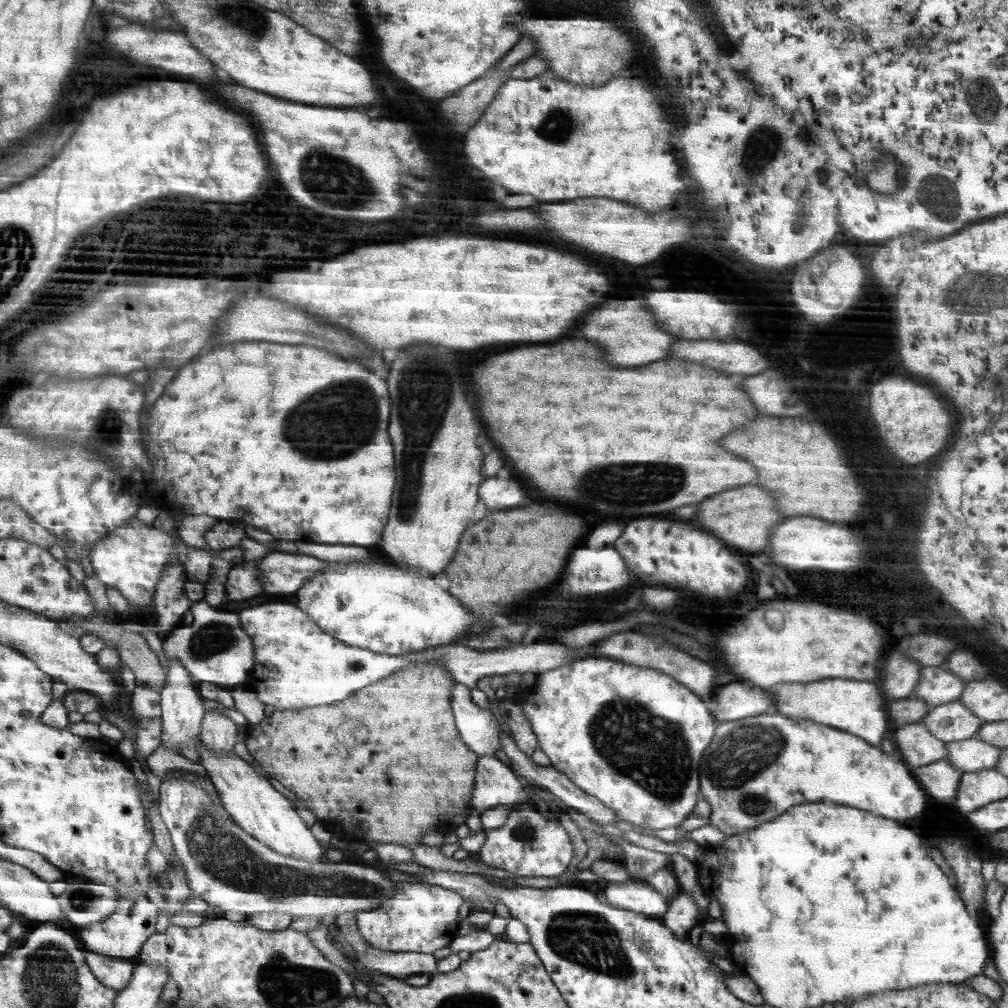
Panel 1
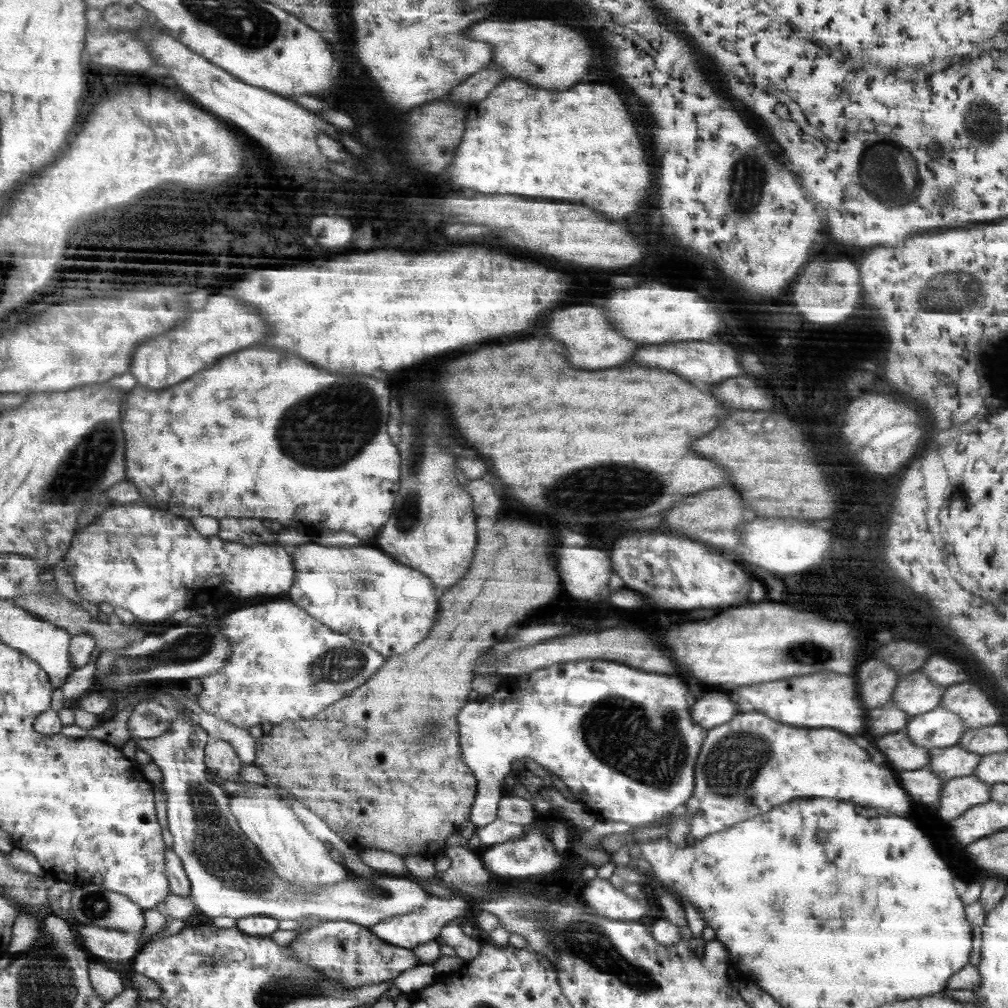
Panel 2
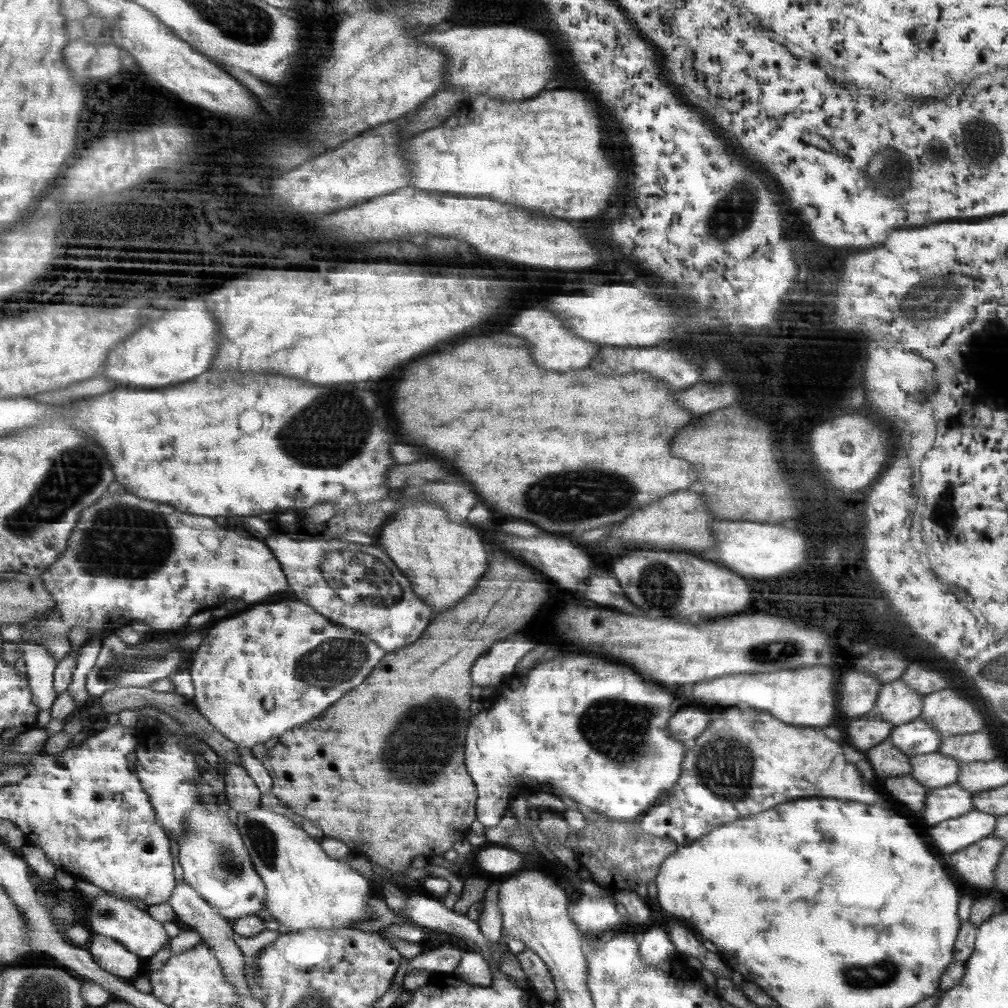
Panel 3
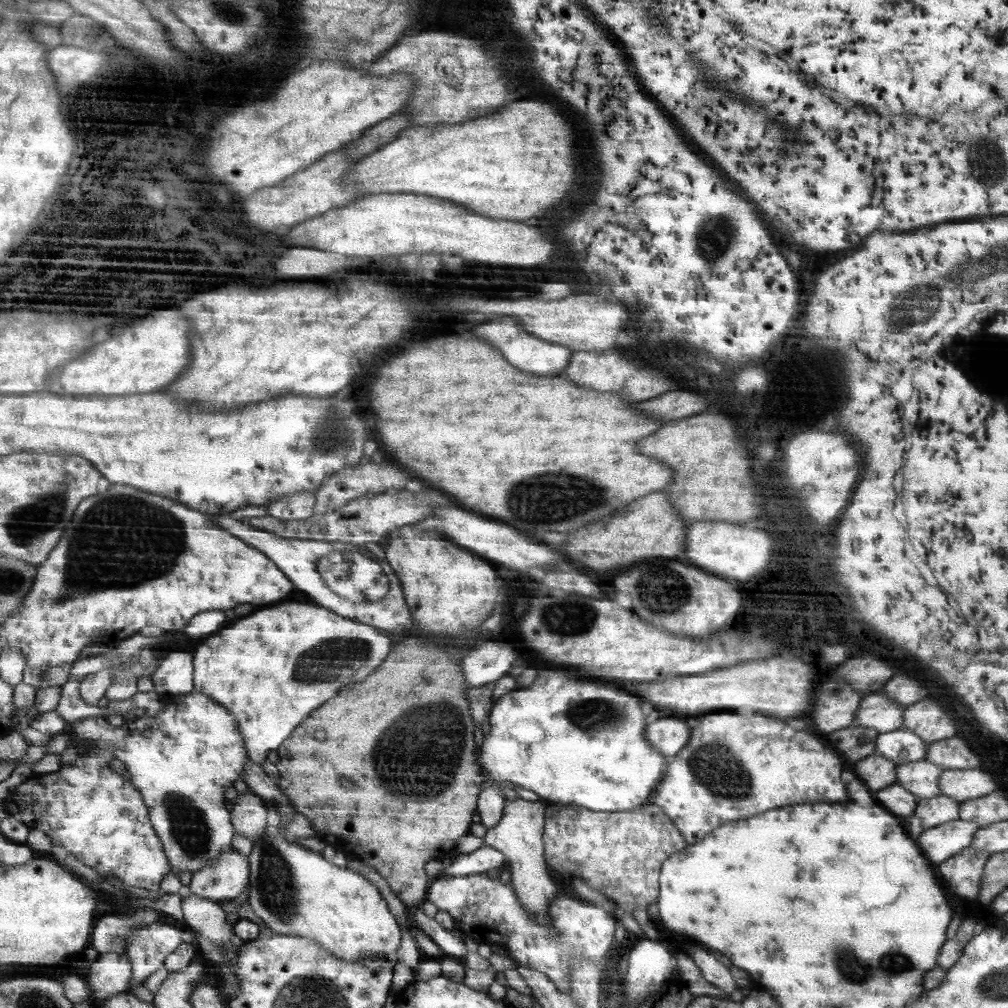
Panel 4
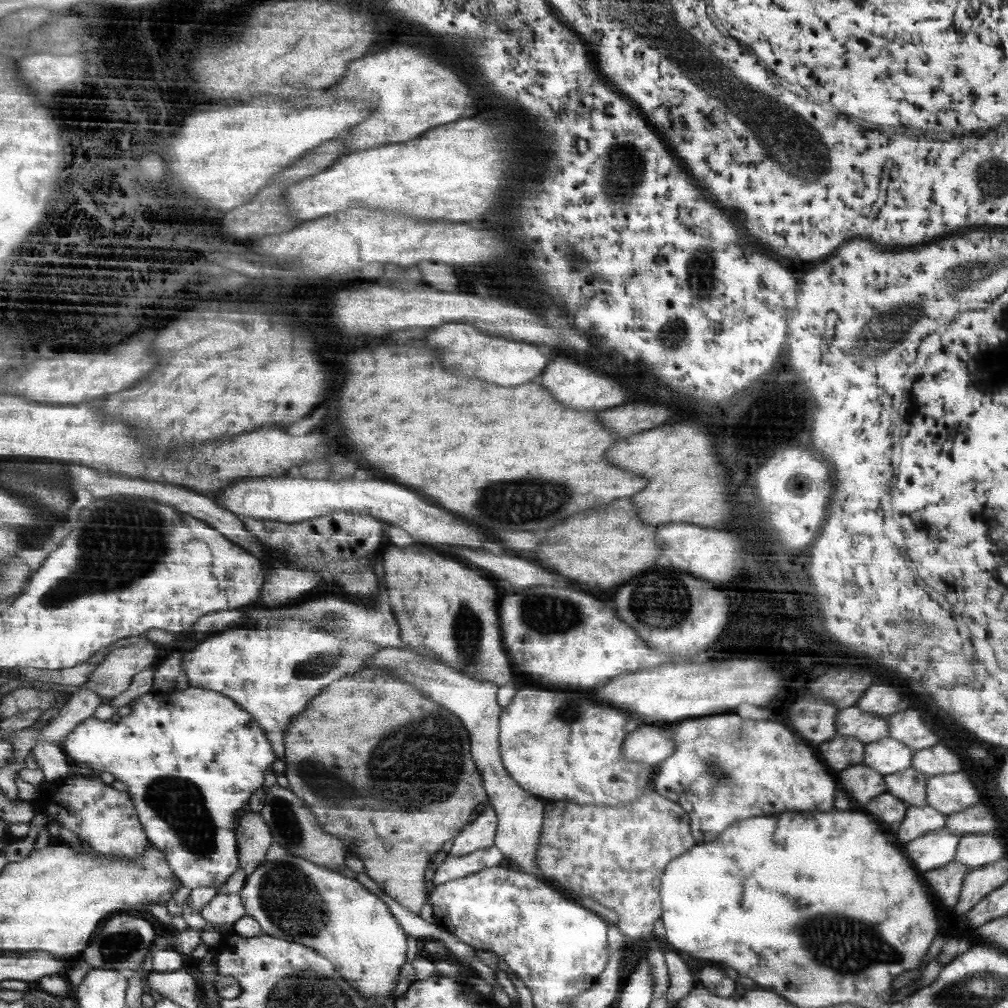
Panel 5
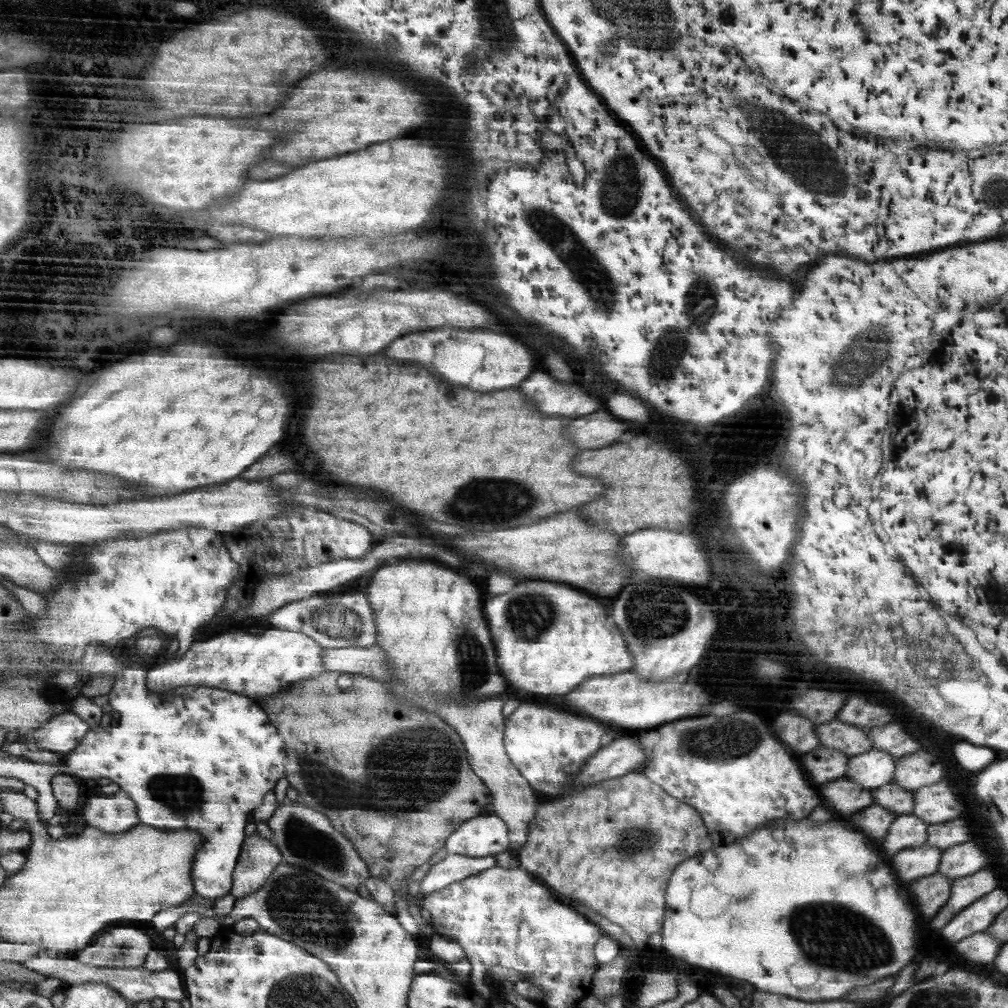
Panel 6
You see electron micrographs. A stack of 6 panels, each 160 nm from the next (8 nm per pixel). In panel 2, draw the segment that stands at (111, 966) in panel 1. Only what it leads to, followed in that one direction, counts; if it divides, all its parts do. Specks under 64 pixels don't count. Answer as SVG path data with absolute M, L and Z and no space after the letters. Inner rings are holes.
M94 959L90 964L90 979L103 1002L111 1002L126 989L123 975L118 970Z

